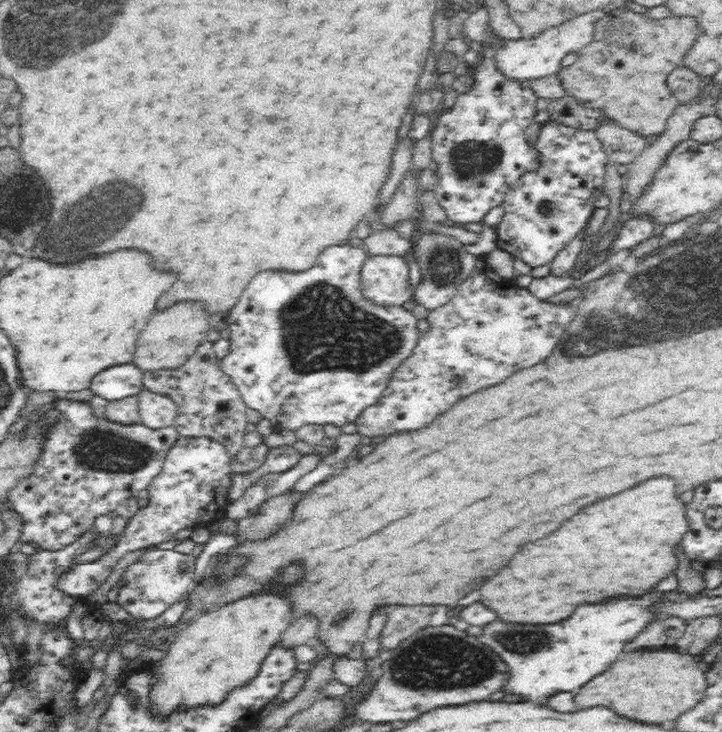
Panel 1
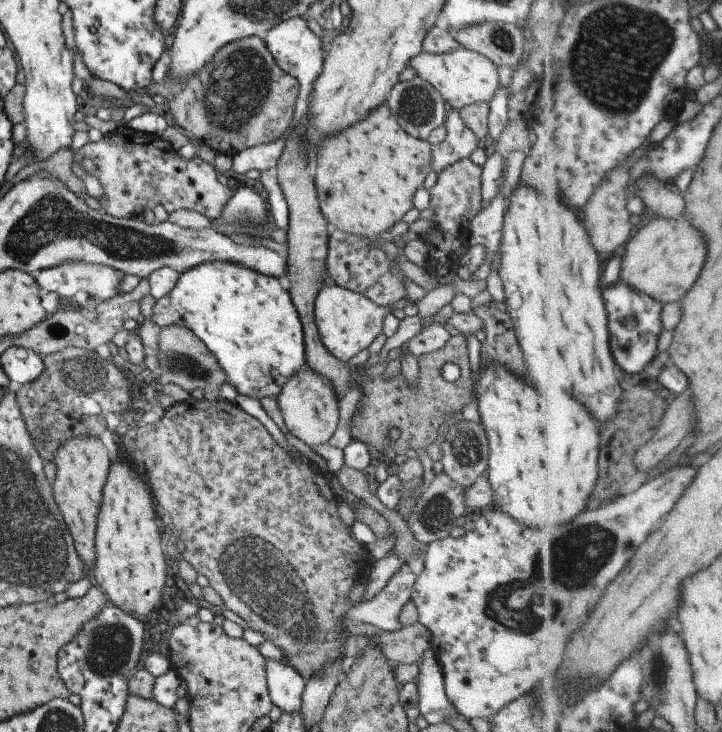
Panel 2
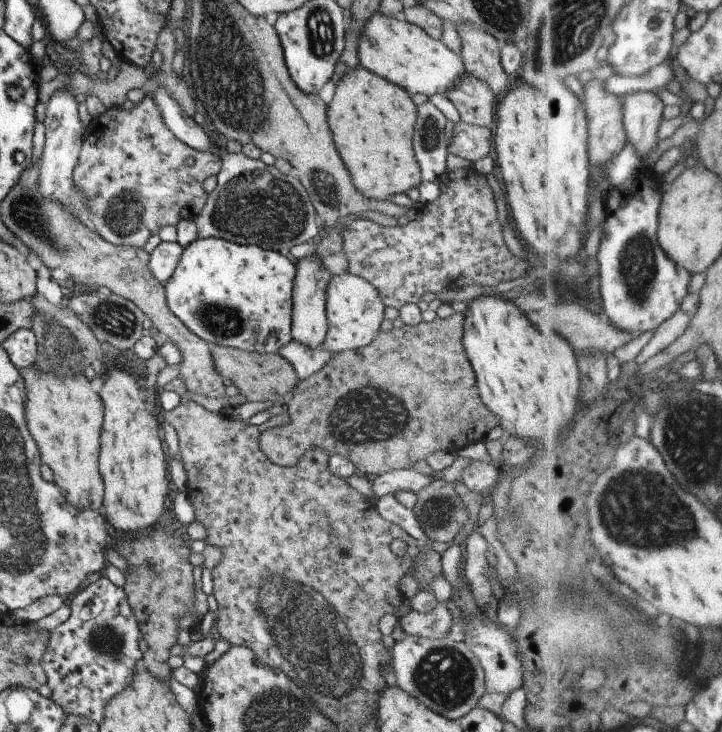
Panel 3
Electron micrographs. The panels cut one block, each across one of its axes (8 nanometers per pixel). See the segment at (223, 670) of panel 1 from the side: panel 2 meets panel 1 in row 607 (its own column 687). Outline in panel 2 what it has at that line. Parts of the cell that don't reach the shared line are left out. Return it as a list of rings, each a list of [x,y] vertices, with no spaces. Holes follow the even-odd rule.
[[[655,216],[646,225],[636,229],[630,242],[625,246],[620,280],[633,285],[639,292],[647,292],[663,304],[679,302],[687,294],[687,288],[691,288],[699,278],[705,258],[705,240],[701,232],[691,226],[691,222]]]

